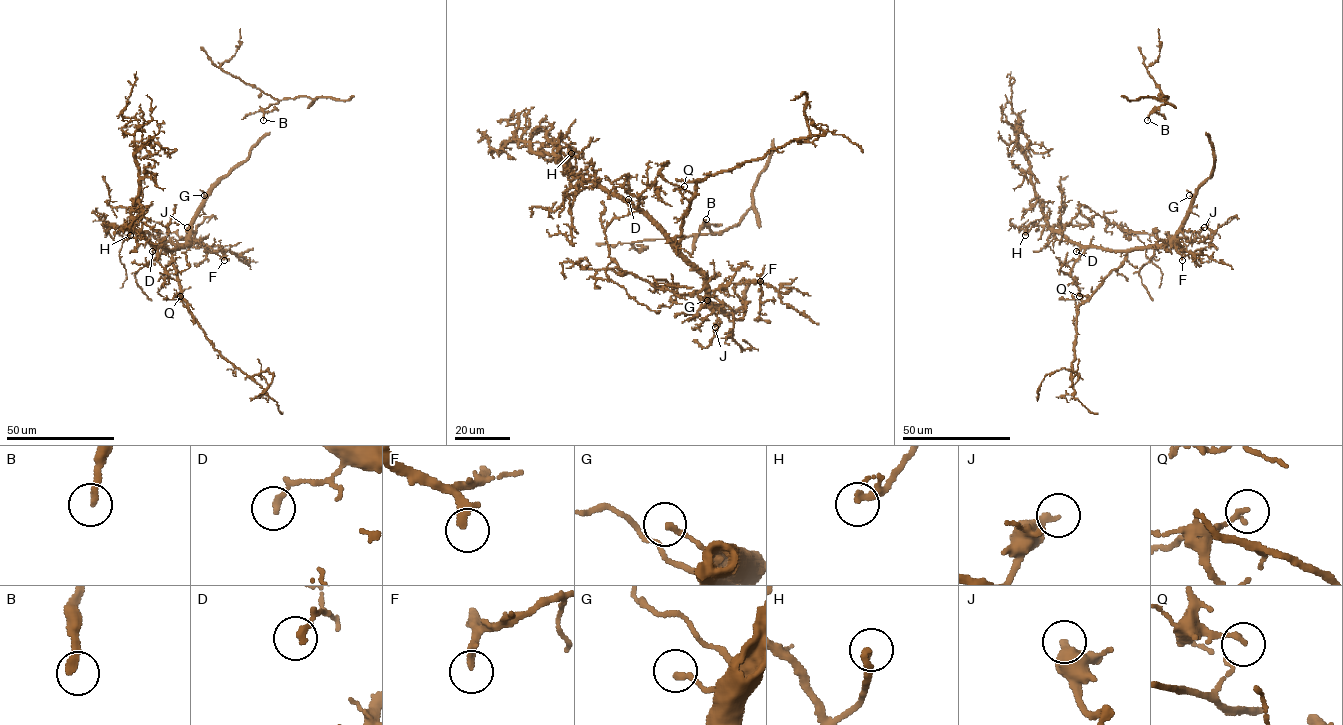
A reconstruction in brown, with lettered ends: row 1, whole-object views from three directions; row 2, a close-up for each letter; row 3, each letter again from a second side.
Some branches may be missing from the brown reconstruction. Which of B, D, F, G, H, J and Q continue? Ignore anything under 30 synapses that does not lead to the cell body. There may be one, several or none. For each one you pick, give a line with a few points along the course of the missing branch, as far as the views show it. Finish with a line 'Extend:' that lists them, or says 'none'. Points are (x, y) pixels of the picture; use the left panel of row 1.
B: missing branch runs (263, 120), (260, 128), (266, 133), (271, 155), (259, 173), (257, 170), (248, 177)
F: missing branch runs (224, 260), (219, 273), (232, 279)
Extend: B, F

